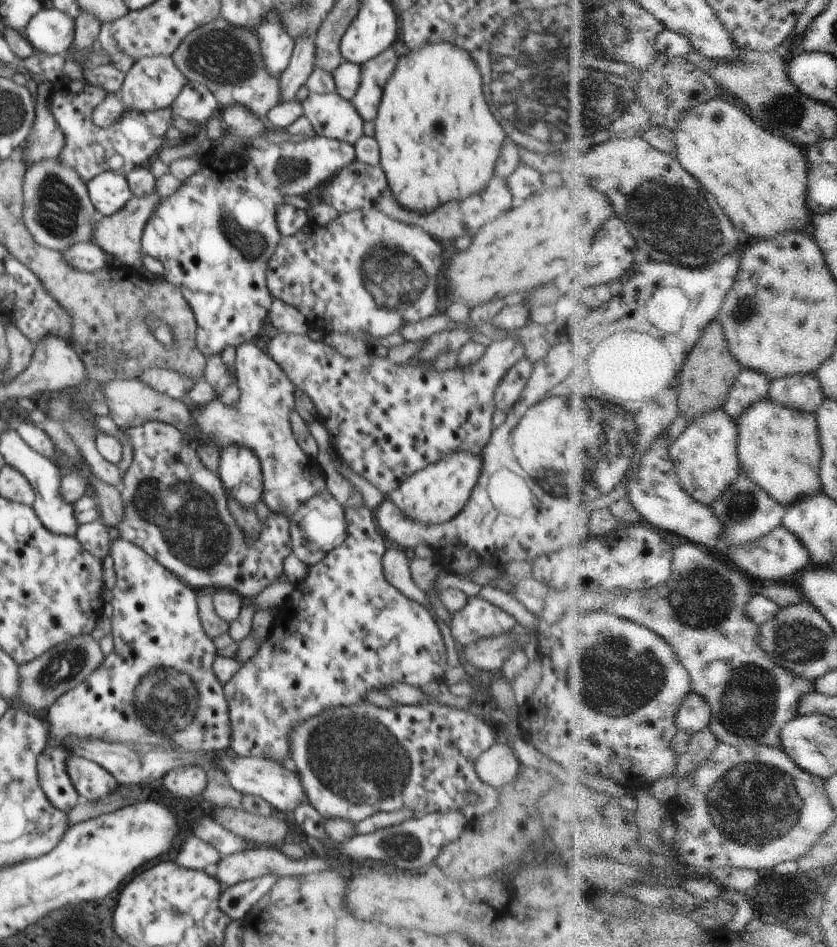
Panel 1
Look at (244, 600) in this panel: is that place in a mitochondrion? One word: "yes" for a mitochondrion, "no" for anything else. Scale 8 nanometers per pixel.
no

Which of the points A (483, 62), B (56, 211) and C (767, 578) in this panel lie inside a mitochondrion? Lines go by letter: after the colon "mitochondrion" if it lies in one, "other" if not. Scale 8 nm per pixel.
A: mitochondrion
B: mitochondrion
C: other

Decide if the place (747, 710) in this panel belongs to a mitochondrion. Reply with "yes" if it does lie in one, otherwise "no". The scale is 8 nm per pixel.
yes

